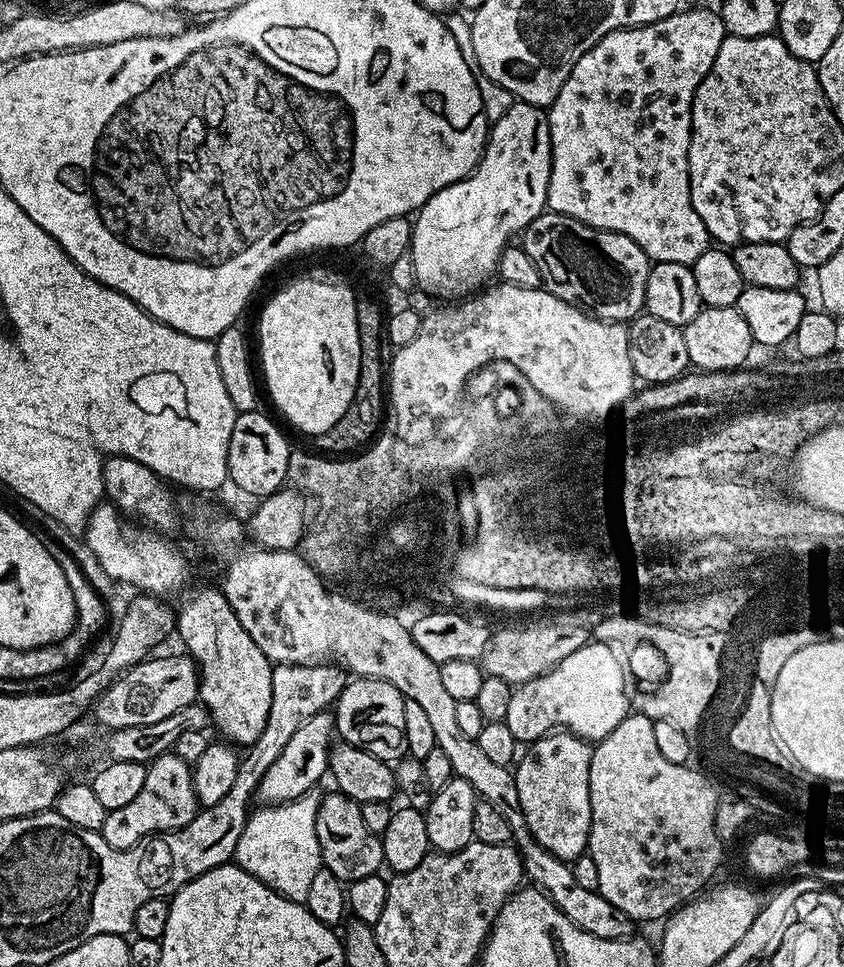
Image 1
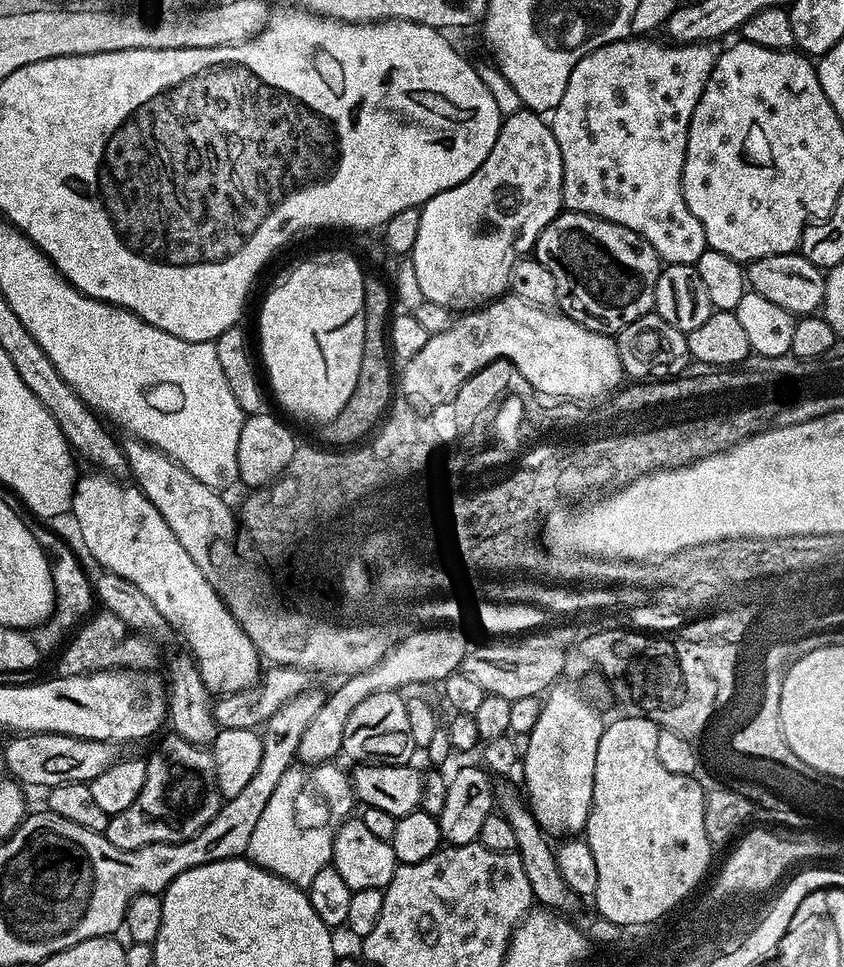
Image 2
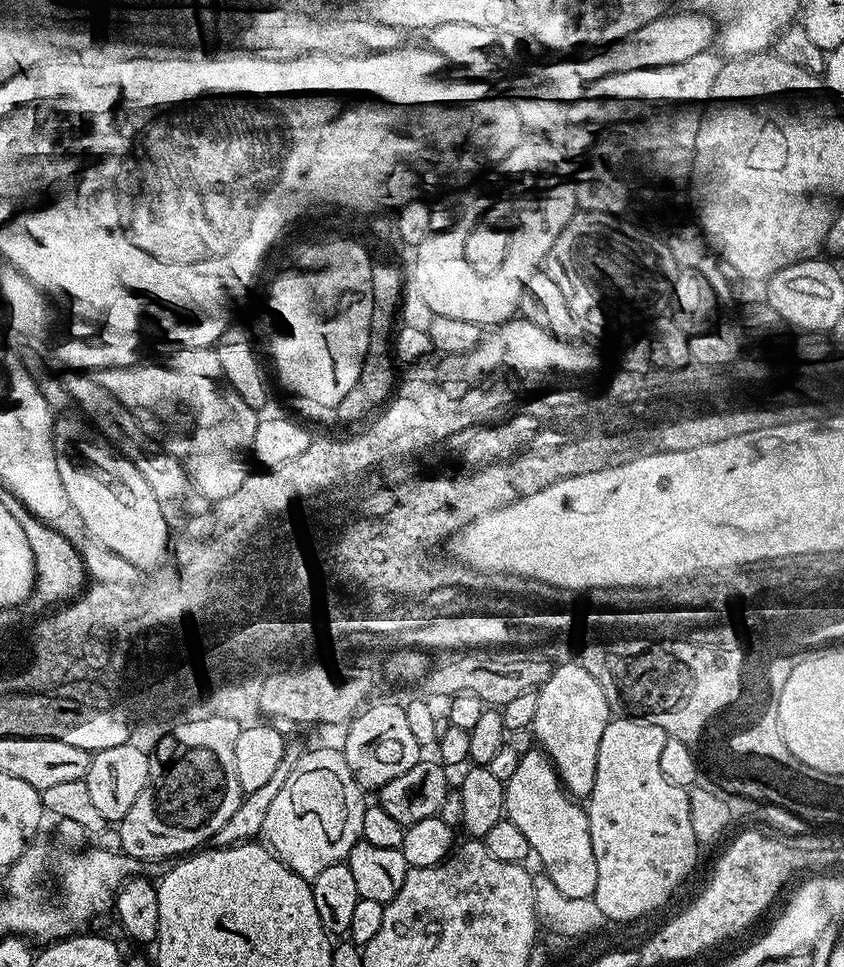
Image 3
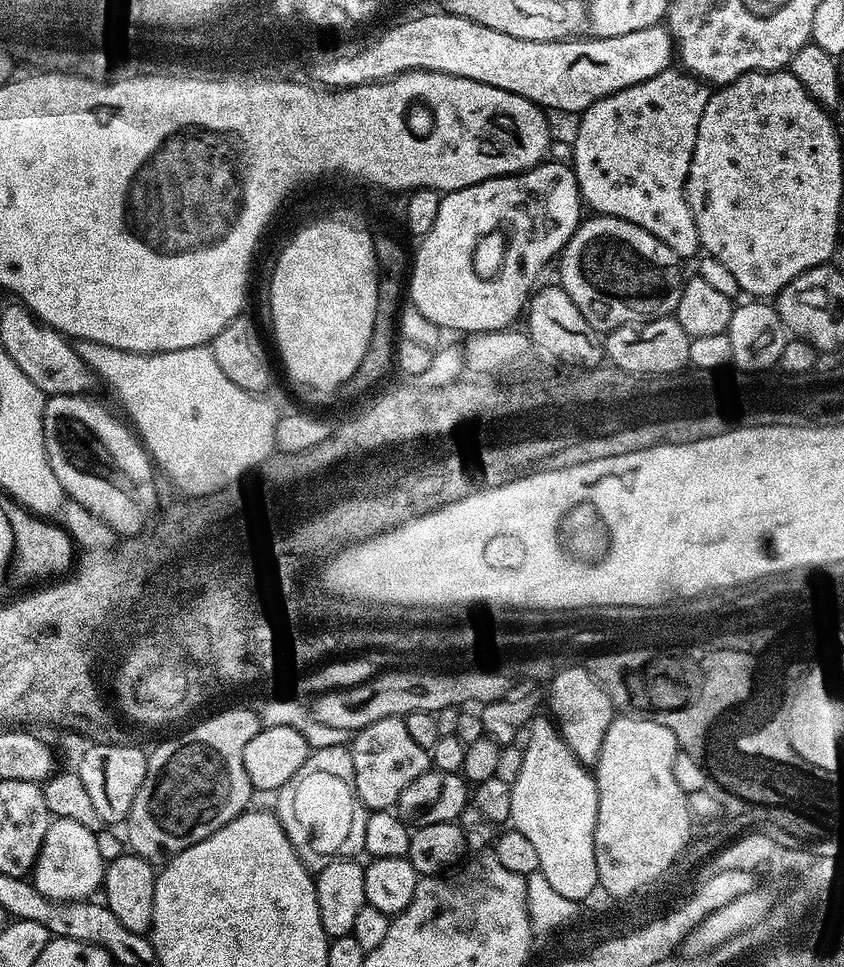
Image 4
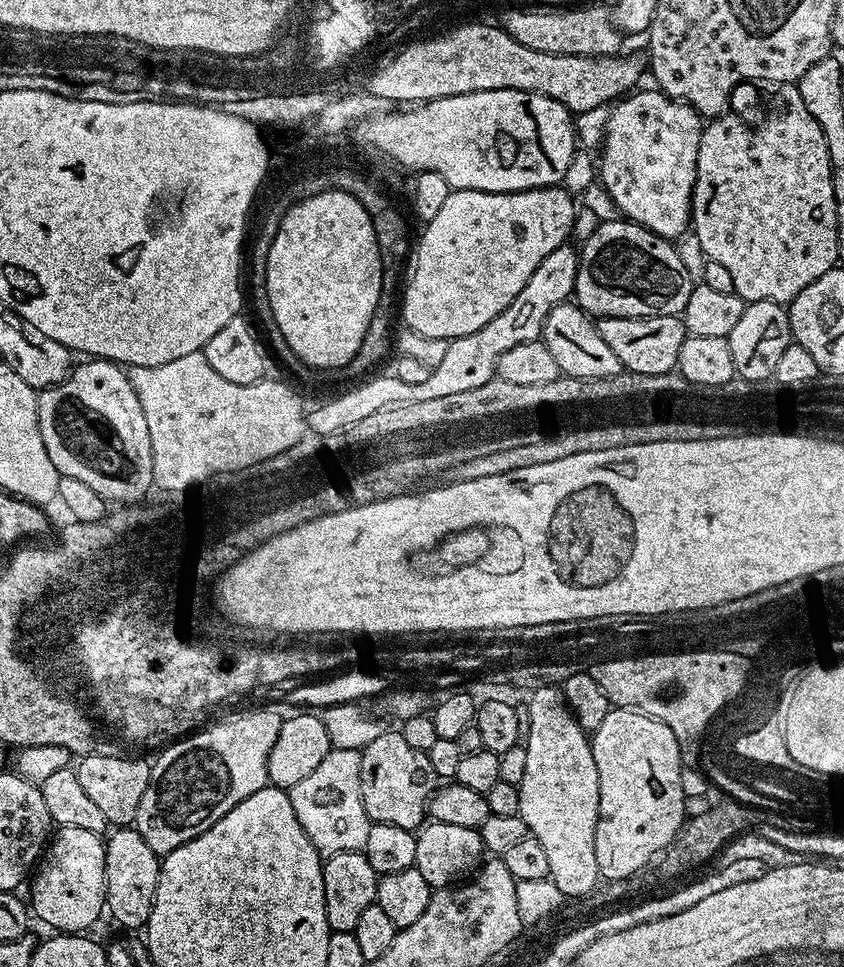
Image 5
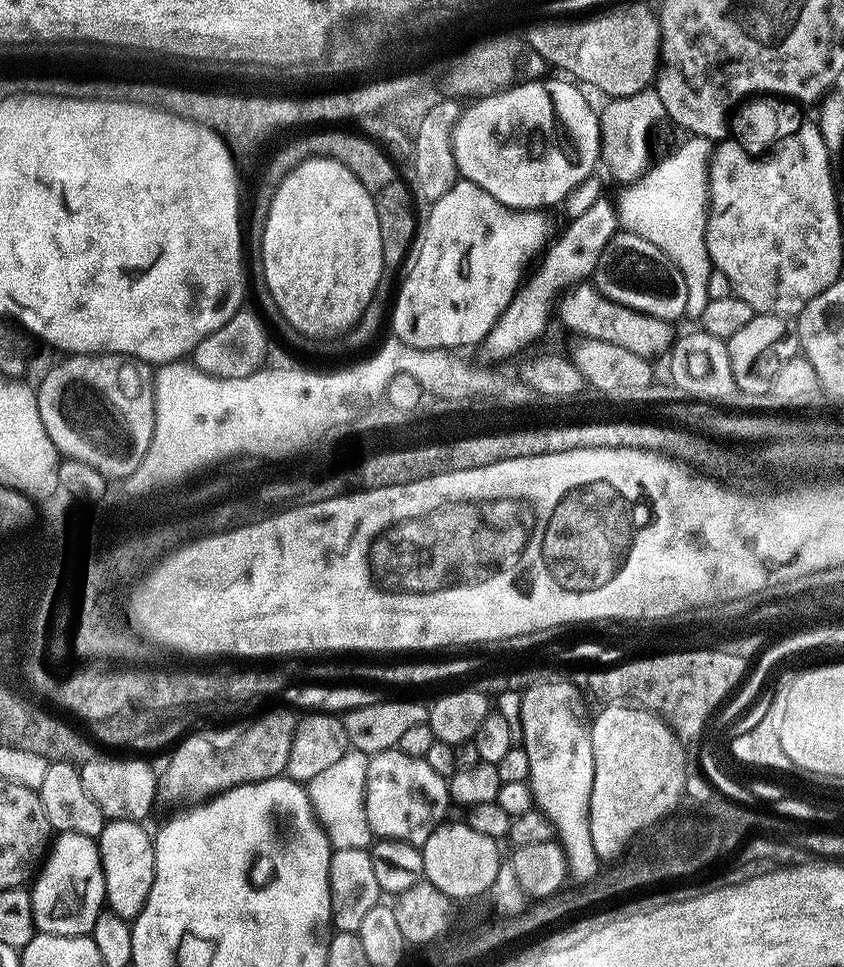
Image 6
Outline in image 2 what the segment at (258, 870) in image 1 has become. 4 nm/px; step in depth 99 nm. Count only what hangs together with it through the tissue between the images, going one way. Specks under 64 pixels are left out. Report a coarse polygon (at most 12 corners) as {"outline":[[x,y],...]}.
{"outline":[[339,763],[282,774],[247,859],[307,890],[353,815]]}

